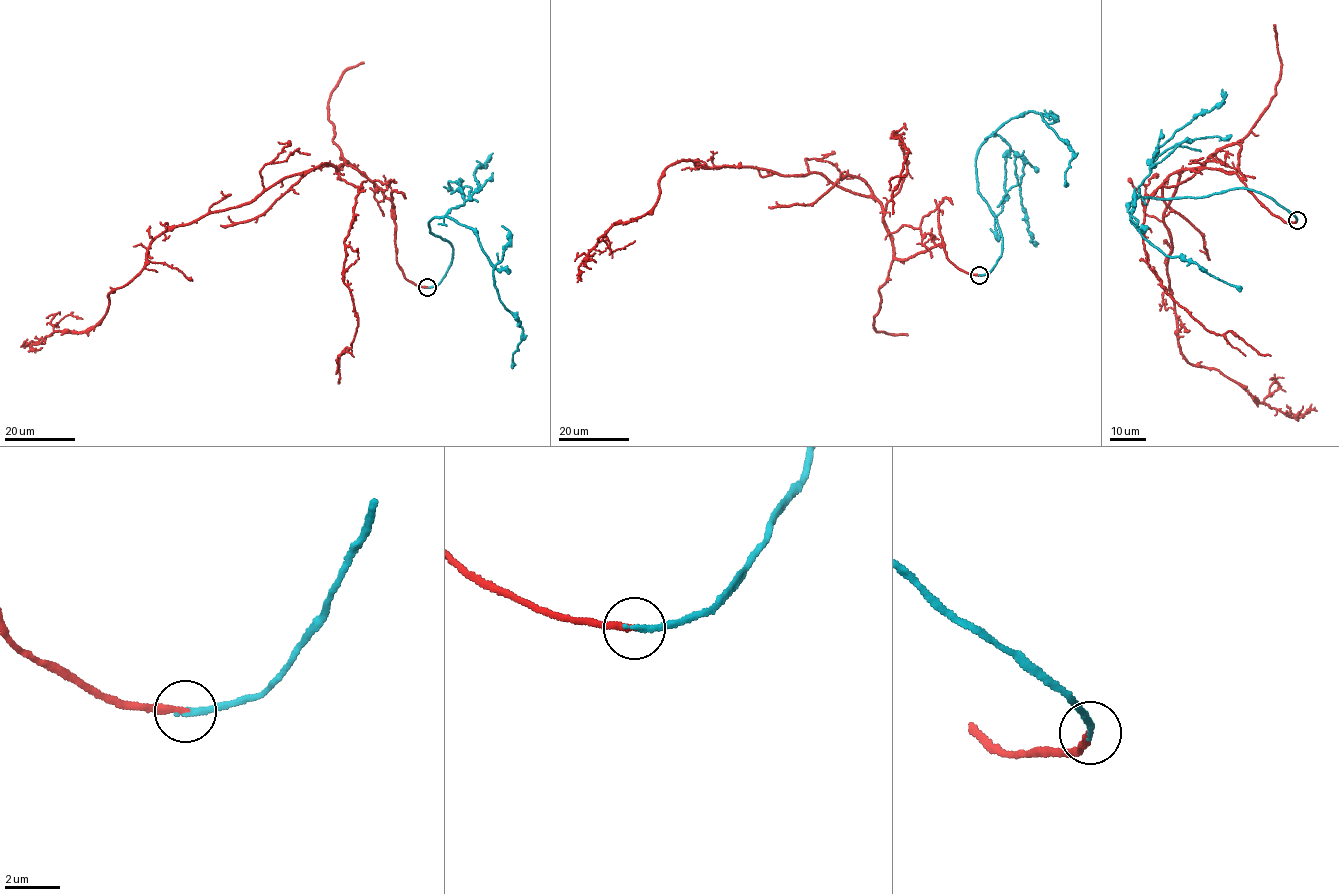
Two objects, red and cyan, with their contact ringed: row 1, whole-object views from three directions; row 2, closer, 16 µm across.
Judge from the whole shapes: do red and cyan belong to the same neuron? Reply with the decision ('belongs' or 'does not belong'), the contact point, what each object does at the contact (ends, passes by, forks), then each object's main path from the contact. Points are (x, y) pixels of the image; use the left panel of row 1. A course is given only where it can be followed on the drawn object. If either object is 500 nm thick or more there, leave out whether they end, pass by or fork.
belongs | (427, 287) | red ends | cyan ends | red via (427, 287), (397, 262), (392, 202), (346, 160), (170, 226), (90, 330), (24, 346), (27, 339) | cyan via (427, 287), (451, 264), (451, 244), (429, 227), (444, 215), (477, 236), (498, 297), (523, 330), (512, 366)

